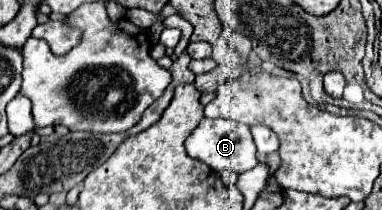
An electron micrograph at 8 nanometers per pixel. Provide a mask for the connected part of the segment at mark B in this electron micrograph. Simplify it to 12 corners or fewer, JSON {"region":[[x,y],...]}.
{"region":[[201,120],[185,140],[213,170],[255,168],[245,124]]}

